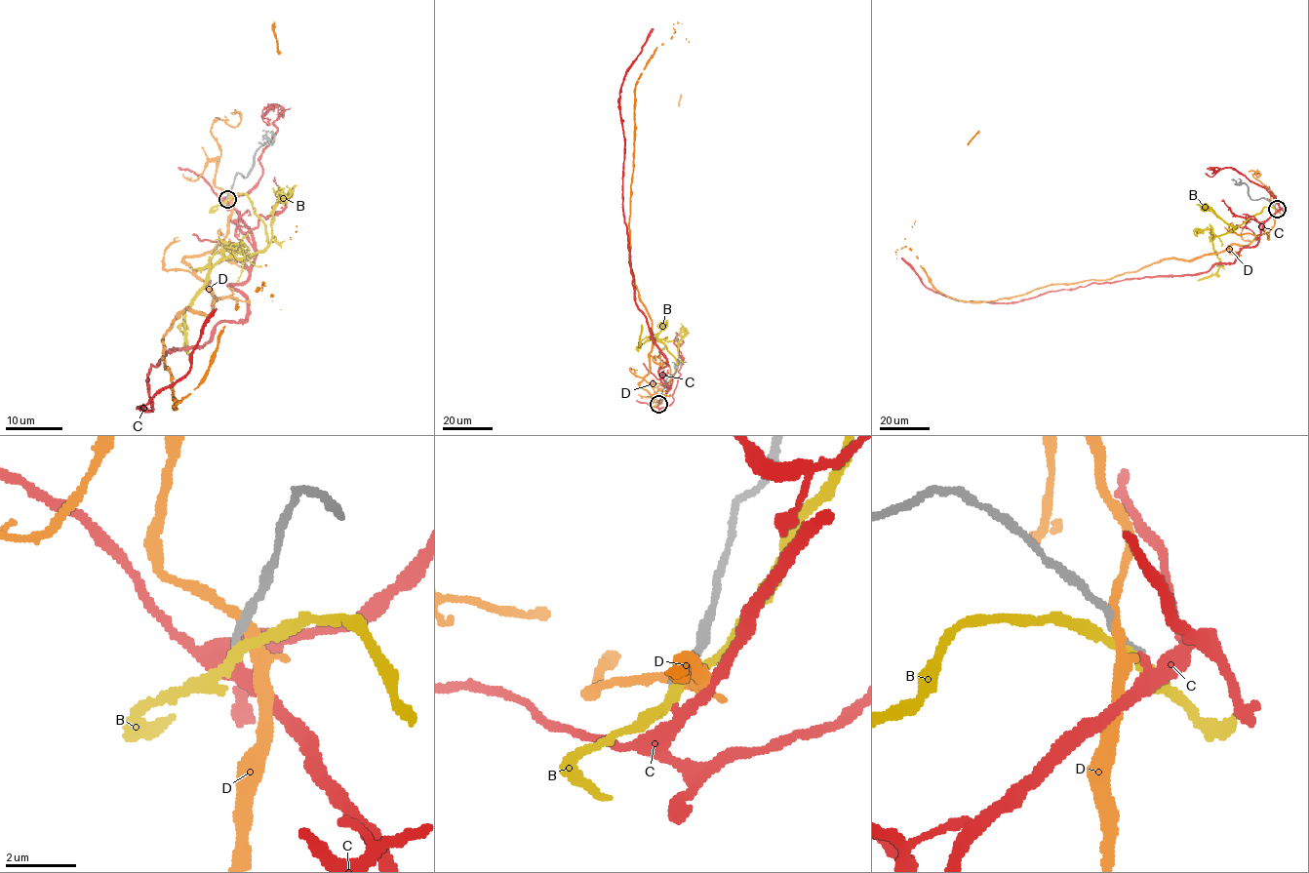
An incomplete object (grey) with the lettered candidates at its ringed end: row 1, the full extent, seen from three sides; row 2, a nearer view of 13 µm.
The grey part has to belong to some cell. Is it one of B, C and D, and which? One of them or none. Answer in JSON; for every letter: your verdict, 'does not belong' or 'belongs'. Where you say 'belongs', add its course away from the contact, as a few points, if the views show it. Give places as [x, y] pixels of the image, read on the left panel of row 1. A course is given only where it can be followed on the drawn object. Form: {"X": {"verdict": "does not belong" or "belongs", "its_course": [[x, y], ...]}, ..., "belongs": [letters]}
{"B": {"verdict": "does not belong"}, "C": {"verdict": "belongs", "its_course": [[227, 199], [255, 243], [250, 273], [229, 284], [245, 321], [165, 354], [140, 408], [190, 367], [217, 308]]}, "D": {"verdict": "does not belong"}, "belongs": ["C"]}

